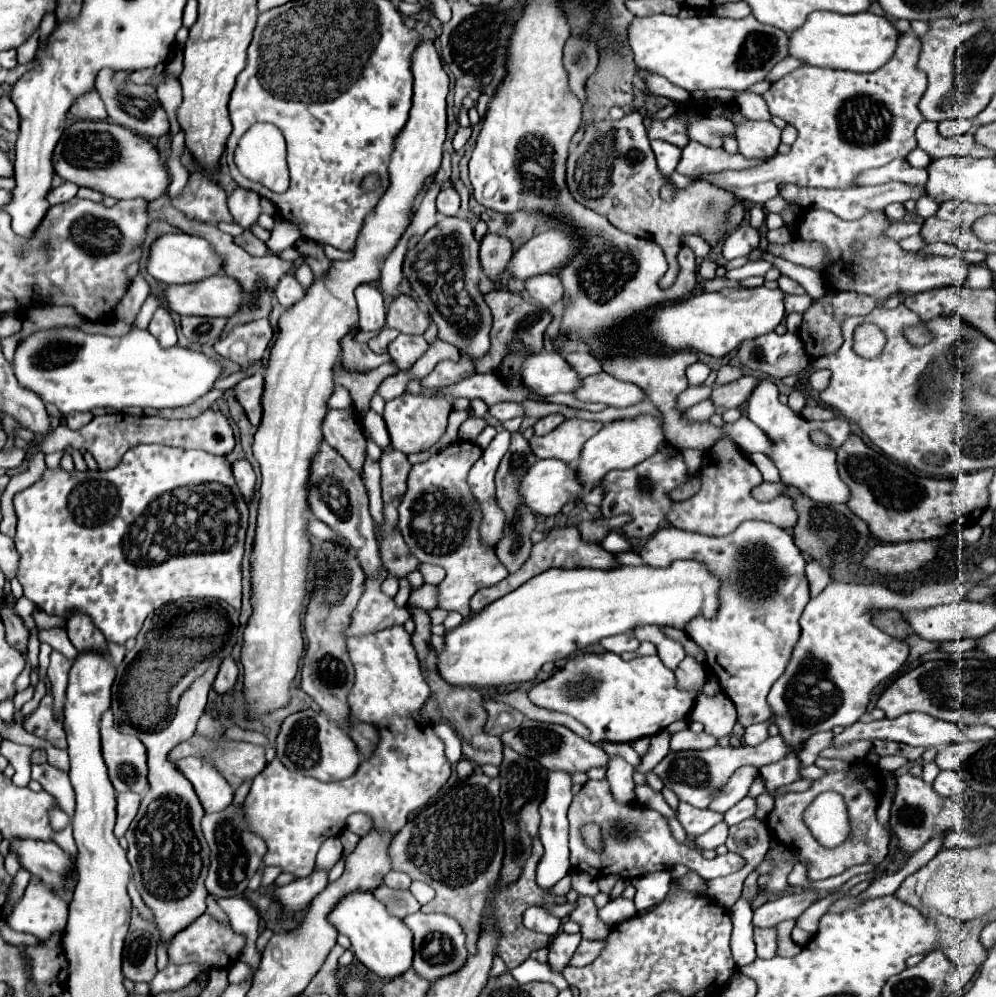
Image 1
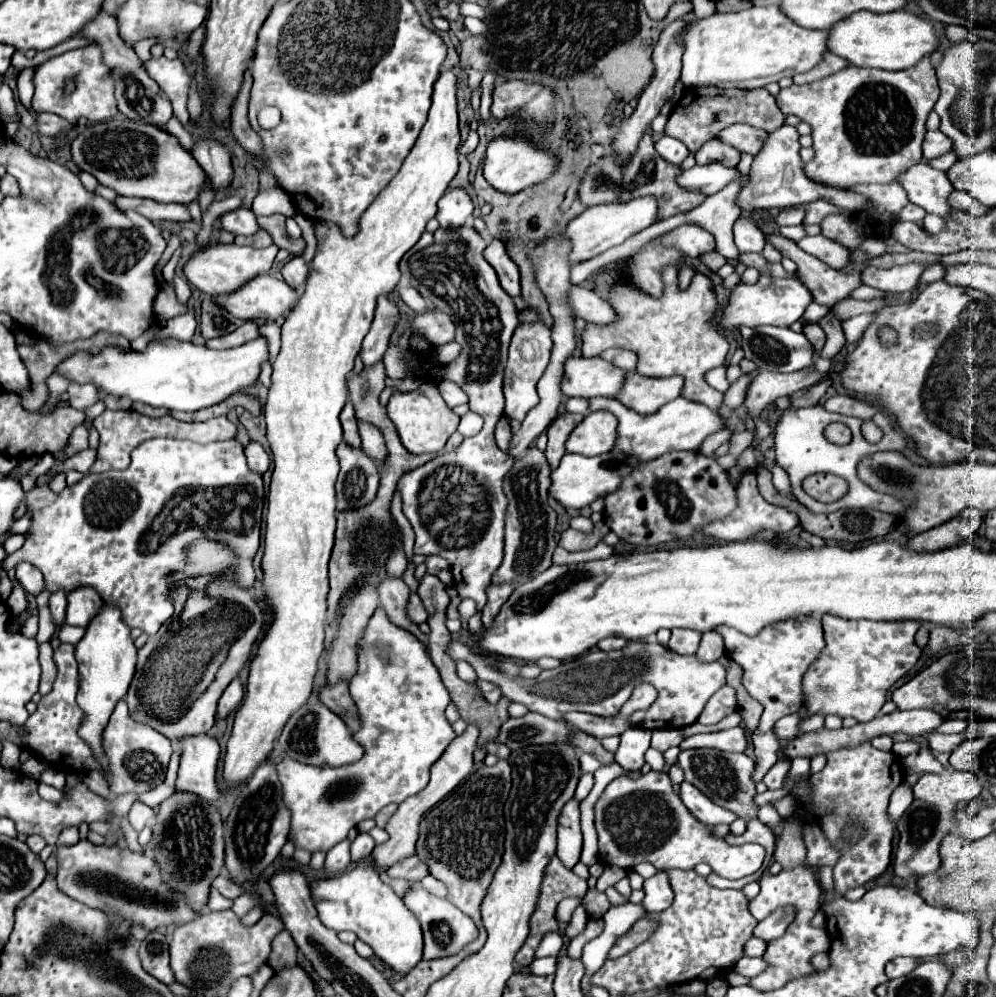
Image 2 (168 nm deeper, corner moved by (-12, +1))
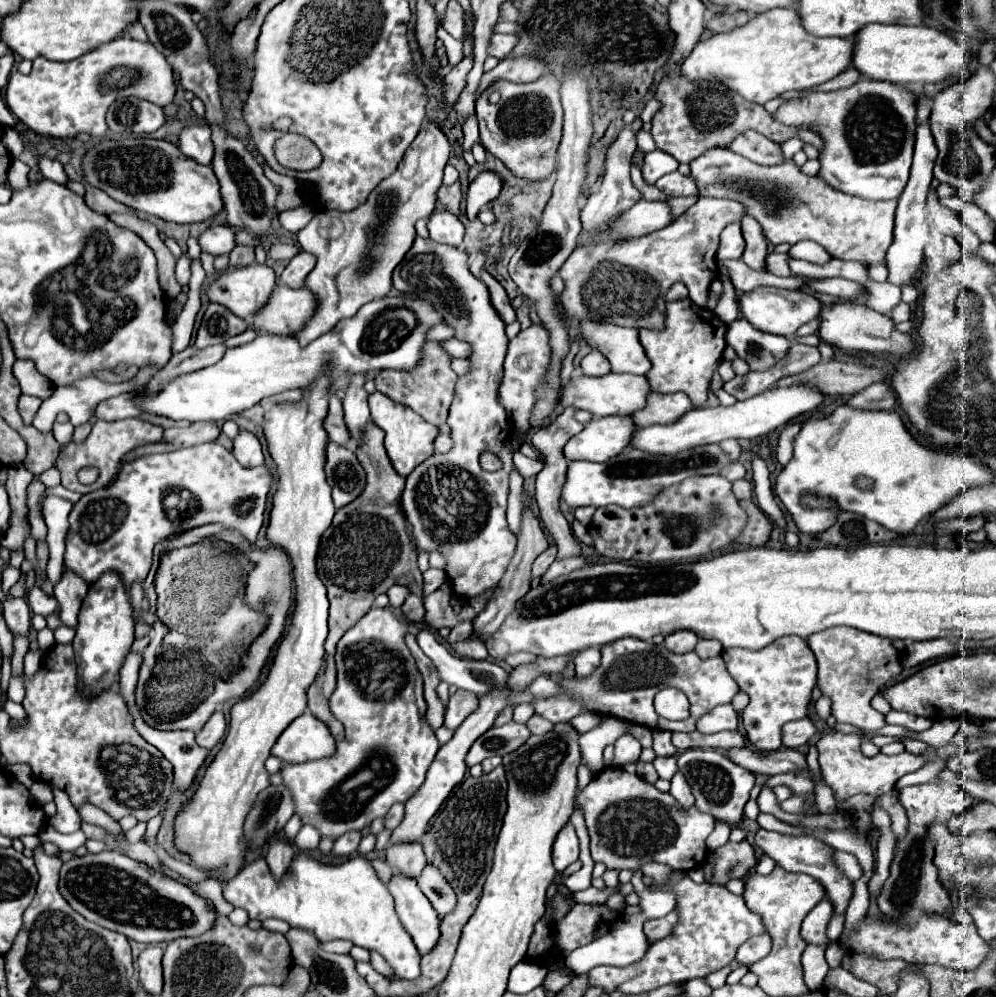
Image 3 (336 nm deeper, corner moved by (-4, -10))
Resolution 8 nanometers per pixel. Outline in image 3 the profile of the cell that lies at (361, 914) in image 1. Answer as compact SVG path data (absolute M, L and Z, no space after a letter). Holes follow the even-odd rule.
M302 852L292 860L290 872L282 880L276 880L266 860L258 858L224 886L224 898L232 906L246 908L250 918L286 920L292 928L314 932L320 942L350 940L356 946L378 950L398 978L416 980L420 976L420 954L394 912L394 898L364 856L348 858L342 864L324 864Z

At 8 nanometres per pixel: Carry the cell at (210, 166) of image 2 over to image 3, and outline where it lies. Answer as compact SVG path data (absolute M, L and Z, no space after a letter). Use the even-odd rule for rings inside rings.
M200 122L188 124L180 134L178 148L182 150L184 156L188 156L200 164L210 164L210 160L214 156L210 128L206 124L200 124Z

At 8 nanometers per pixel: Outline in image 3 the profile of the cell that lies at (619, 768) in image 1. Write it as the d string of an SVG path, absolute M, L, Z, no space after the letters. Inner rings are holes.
M624 734L616 740L616 750L614 750L614 762L612 766L624 766L626 762L636 762L640 752L642 752L642 746L640 742L632 736L632 734Z

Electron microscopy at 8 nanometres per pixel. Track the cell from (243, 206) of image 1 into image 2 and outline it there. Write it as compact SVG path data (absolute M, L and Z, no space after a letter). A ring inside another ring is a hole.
M238 207L236 211L230 211L230 213L222 215L222 225L220 227L226 229L226 231L232 231L234 235L252 235L260 229L258 221L256 221L256 215L250 207Z

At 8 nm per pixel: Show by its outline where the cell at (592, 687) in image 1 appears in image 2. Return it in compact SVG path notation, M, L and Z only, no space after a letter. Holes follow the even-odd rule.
M452 641L452 645L448 647L448 655L454 661L468 661L478 673L478 679L496 683L502 689L504 697L508 697L510 701L518 701L530 711L542 713L552 719L562 719L562 713L566 711L616 717L620 705L628 701L632 689L638 683L652 683L658 691L658 699L646 711L636 711L628 719L632 727L644 727L650 731L664 727L680 729L694 723L700 717L706 701L726 683L726 669L718 661L700 663L694 655L674 655L668 647L646 641L634 645L630 643L620 651L588 651L586 655L570 663L562 663L558 669L542 671L532 681L516 677L516 663L512 659L490 653L476 653L458 641Z

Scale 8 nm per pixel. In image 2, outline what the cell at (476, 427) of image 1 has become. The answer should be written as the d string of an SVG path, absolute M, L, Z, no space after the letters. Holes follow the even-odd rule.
M468 411L462 419L460 419L460 425L458 425L458 431L464 435L464 437L470 437L474 433L478 433L484 425L484 419L472 411Z

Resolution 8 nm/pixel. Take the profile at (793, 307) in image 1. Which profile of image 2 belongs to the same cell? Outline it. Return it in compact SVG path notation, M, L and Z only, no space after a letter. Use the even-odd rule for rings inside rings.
M810 303L808 307L806 307L806 311L804 311L804 321L806 323L818 323L822 317L826 317L830 313L830 307L826 307L826 305L818 305L818 303Z

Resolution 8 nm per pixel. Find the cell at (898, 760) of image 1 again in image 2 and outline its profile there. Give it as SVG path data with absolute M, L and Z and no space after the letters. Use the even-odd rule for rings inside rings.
M913 739L903 742L895 742L892 746L892 752L901 758L917 752L919 749L919 744L916 743Z

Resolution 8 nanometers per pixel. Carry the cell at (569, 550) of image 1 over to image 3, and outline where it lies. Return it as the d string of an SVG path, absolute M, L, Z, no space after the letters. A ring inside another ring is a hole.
M466 638L466 640L458 642L454 646L454 652L458 656L468 656L468 658L474 658L474 660L486 660L488 658L484 642L482 640L474 640L474 638Z

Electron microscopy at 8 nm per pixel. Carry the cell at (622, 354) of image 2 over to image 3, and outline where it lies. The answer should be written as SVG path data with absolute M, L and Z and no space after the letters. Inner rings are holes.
M588 320L576 322L576 326L582 330L587 344L610 360L612 372L646 374L652 368L638 340L638 330Z

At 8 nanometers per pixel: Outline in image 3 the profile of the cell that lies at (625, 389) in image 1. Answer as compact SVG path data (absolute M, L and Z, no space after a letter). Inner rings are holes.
M654 392L654 394L650 394L646 408L640 412L634 412L632 418L634 418L636 426L672 424L692 408L694 406L690 404L690 398L684 392L676 392L676 394Z

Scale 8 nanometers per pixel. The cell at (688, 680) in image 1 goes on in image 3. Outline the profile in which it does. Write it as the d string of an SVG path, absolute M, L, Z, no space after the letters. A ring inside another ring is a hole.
M700 640L694 650L700 658L712 658L722 654L722 644L718 640Z

